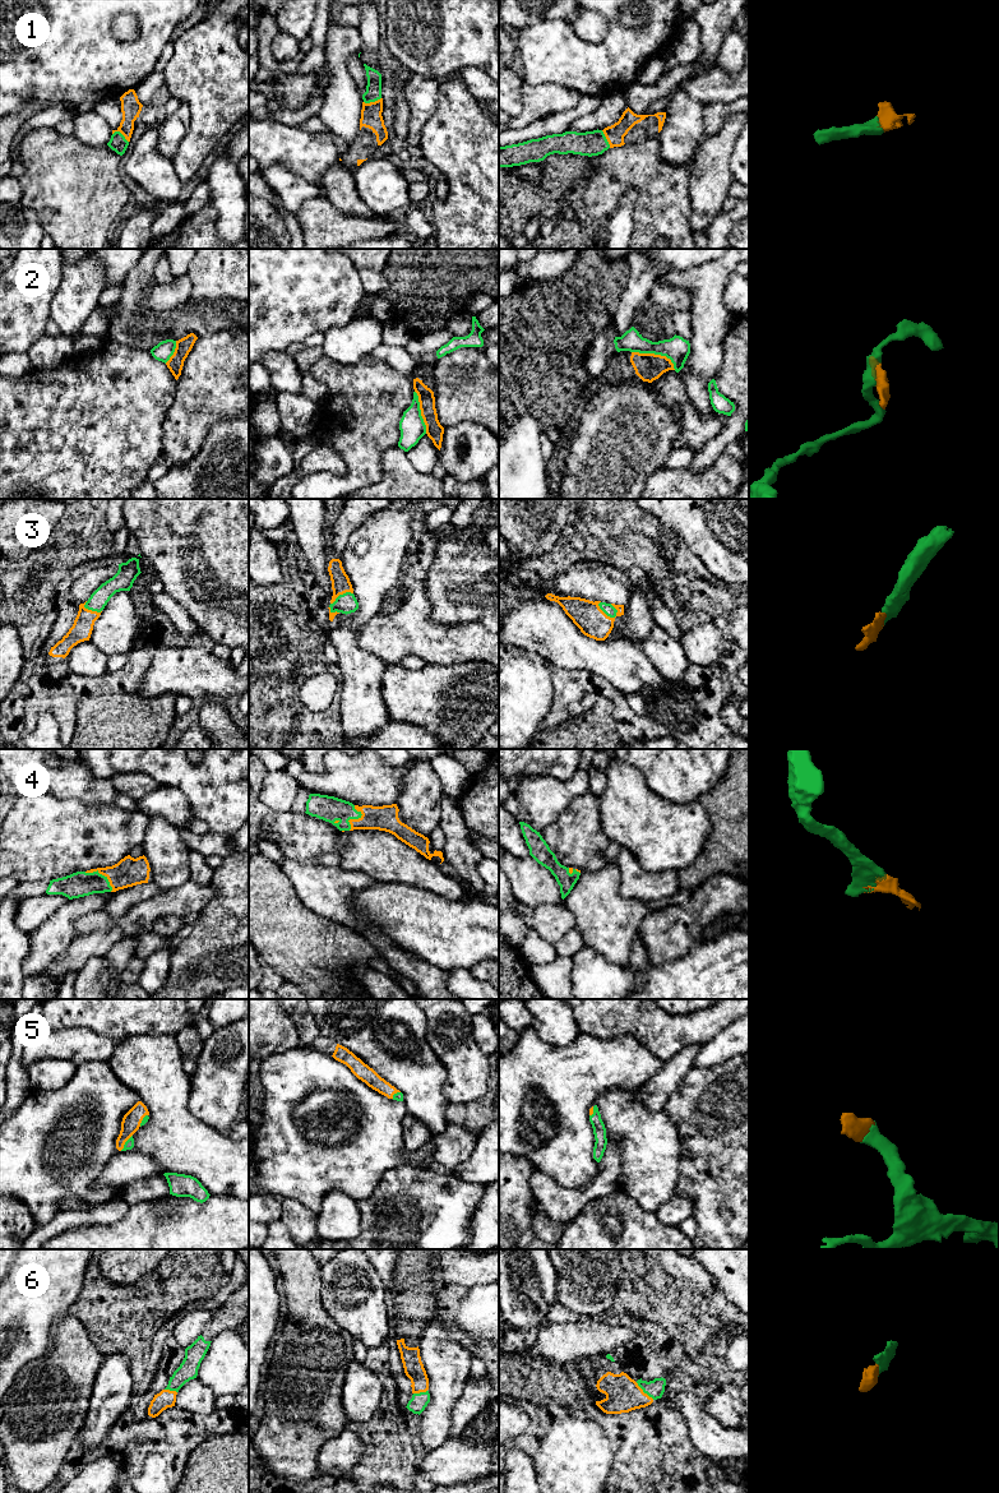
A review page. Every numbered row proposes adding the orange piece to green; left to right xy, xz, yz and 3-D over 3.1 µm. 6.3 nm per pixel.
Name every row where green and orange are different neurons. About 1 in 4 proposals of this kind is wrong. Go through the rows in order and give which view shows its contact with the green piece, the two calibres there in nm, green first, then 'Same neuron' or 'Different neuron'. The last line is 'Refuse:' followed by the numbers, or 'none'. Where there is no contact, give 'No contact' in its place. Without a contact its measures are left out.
1: Touches green in xy. Thickness 110 nm (green) against 130 nm. Same neuron
2: Touches green in yz. Thickness 160 nm (green) against 180 nm. Different neuron
3: Touches green in yz. Thickness 70 nm (green) against 190 nm. Same neuron
4: Touches green in xy. Thickness 160 nm (green) against 180 nm. Same neuron
5: Touches green in xy. Thickness 60 nm (green) against 120 nm. Same neuron
6: Touches green in yz. Thickness 120 nm (green) against 220 nm. Same neuron
Refuse: 2

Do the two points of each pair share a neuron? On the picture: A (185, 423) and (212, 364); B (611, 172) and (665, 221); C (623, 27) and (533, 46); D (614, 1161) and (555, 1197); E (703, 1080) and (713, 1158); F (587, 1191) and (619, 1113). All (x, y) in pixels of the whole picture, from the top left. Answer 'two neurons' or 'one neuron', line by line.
A: one neuron
B: one neuron
C: one neuron
D: one neuron
E: one neuron
F: two neurons

